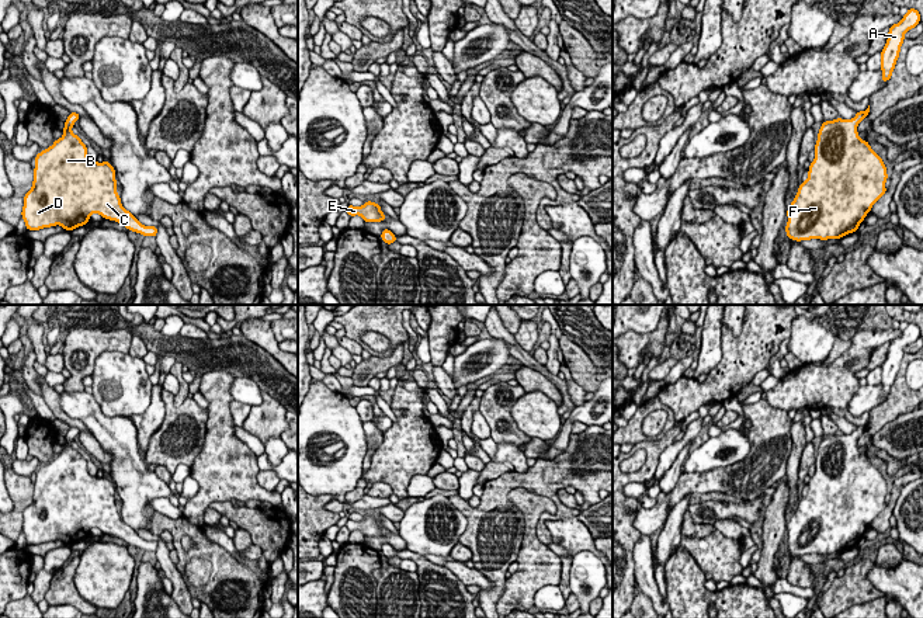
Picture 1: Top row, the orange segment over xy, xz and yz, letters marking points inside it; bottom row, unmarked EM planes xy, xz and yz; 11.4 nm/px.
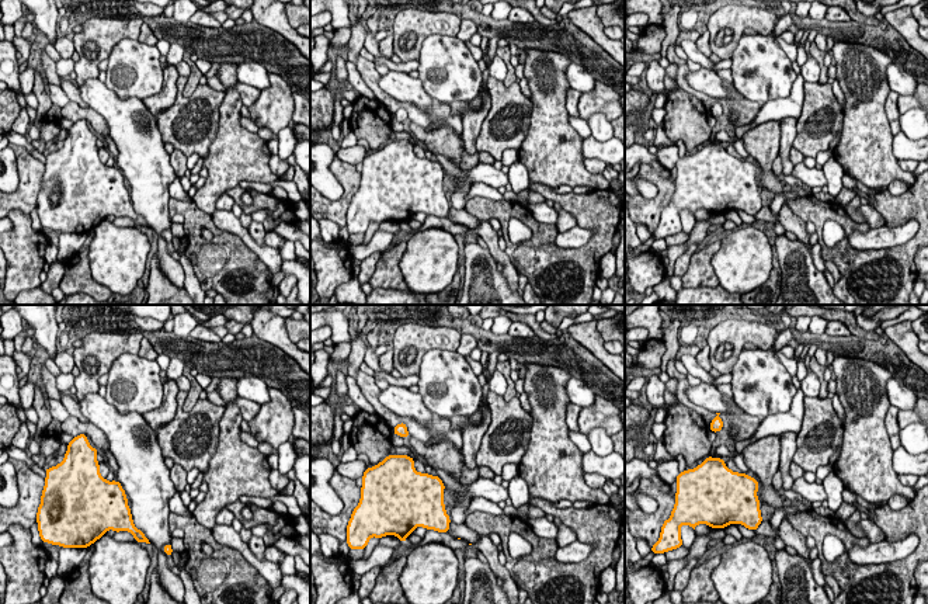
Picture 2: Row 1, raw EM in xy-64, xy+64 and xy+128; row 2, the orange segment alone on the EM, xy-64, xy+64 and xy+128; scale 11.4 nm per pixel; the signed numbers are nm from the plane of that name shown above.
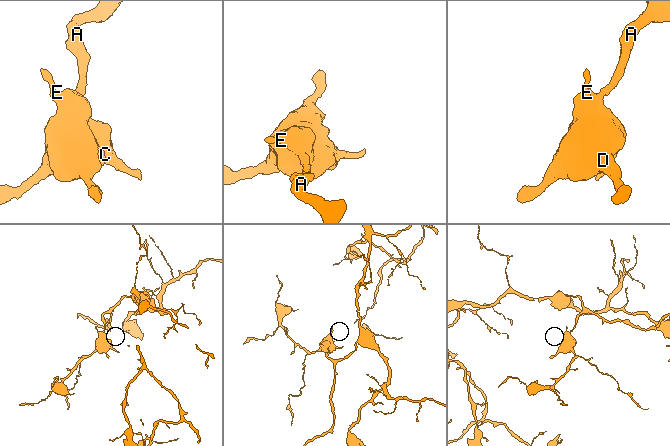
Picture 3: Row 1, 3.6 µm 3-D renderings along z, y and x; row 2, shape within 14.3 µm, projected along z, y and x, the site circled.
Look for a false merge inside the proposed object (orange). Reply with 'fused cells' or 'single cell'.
single cell

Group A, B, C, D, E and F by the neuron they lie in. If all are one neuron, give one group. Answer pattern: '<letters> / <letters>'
A B C D E F

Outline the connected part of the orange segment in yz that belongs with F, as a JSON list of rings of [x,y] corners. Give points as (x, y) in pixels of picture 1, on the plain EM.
[[[870,420],[865,426],[858,426],[856,431],[849,435],[837,433],[822,438],[815,459],[815,473],[808,483],[808,493],[799,500],[794,515],[787,524],[788,537],[785,546],[788,553],[797,556],[811,553],[837,555],[849,548],[857,546],[872,520],[886,507],[886,482],[882,473],[870,462],[870,458],[863,455],[857,447],[857,440],[868,427]]]

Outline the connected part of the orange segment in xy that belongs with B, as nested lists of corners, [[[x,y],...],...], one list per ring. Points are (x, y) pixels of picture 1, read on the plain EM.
[[[70,427],[63,451],[35,471],[32,503],[24,510],[21,527],[25,542],[39,545],[60,539],[70,546],[98,528],[128,545],[156,552],[157,541],[142,539],[122,521],[114,482],[107,475],[89,473],[87,461],[72,447],[79,433],[77,427]]]

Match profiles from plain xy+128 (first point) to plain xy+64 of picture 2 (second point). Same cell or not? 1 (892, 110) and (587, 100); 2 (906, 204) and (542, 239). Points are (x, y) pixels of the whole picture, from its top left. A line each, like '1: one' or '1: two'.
1: two
2: one

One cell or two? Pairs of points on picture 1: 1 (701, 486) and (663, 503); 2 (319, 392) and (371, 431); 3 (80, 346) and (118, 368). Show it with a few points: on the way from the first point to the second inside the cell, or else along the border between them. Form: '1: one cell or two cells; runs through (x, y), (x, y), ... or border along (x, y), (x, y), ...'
1: one cell; runs through (691, 486), (684, 486), (673, 497)
2: two cells; border along (361, 423), (367, 440)
3: two cells; border along (127, 353), (103, 351), (94, 363), (92, 375)

